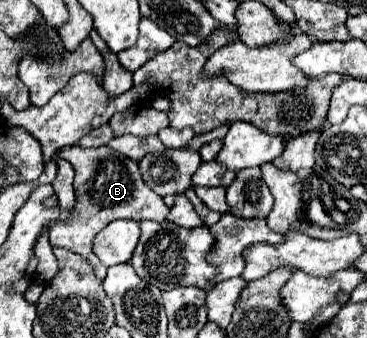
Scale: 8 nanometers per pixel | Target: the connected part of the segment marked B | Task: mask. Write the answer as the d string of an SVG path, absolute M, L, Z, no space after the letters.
M68 146L62 150L62 158L68 160L76 170L74 188L78 192L78 200L76 200L78 216L74 216L74 220L68 220L66 224L54 224L54 228L50 228L50 244L86 256L90 260L90 264L94 264L96 276L100 280L104 280L108 268L98 262L98 256L92 250L92 240L96 238L96 234L118 218L136 220L136 222L140 222L140 220L164 222L166 216L170 214L170 208L142 180L138 162L118 156L118 152L110 150L108 146L102 146L102 148Z

